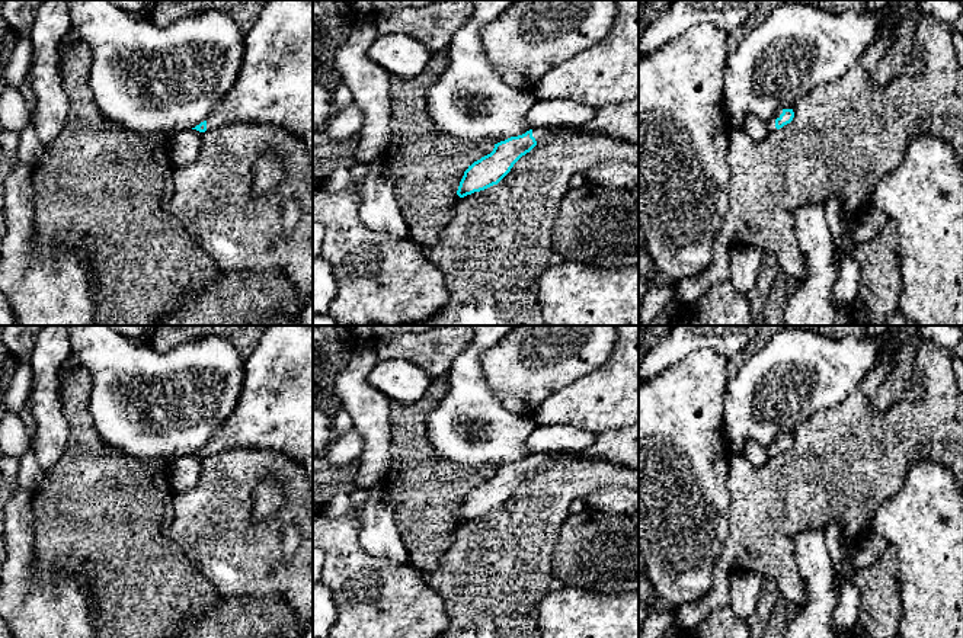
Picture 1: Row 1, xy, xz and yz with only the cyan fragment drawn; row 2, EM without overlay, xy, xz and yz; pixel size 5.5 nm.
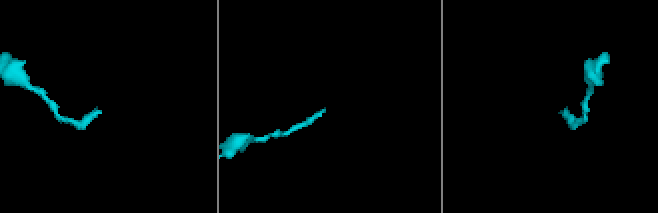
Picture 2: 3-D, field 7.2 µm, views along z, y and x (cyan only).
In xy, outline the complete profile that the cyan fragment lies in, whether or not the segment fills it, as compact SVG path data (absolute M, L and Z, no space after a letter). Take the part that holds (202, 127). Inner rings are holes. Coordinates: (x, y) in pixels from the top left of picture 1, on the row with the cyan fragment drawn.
M271 0L262 9L255 26L244 33L244 57L236 83L209 116L192 129L205 132L231 122L279 126L305 144L313 161L313 0Z

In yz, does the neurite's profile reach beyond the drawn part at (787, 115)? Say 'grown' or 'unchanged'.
grown

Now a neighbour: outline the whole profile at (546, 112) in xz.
M538 99L527 113L532 128L582 126L596 113L596 108L579 105L567 99Z

